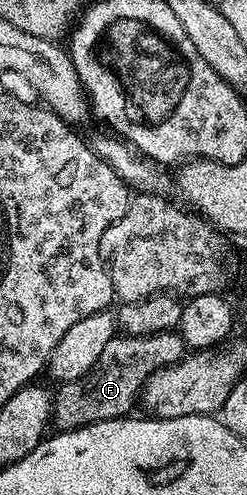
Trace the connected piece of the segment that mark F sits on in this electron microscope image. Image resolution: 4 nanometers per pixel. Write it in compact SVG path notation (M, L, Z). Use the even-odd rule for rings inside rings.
M178 331L158 332L148 336L128 336L126 334L116 334L101 356L97 359L90 373L82 380L75 380L71 383L64 383L60 392L53 400L53 424L56 429L66 430L68 428L84 428L90 424L96 424L102 420L117 420L128 415L127 412L140 399L143 387L147 384L147 379L157 370L167 368L183 359L185 355L185 343L182 335Z

